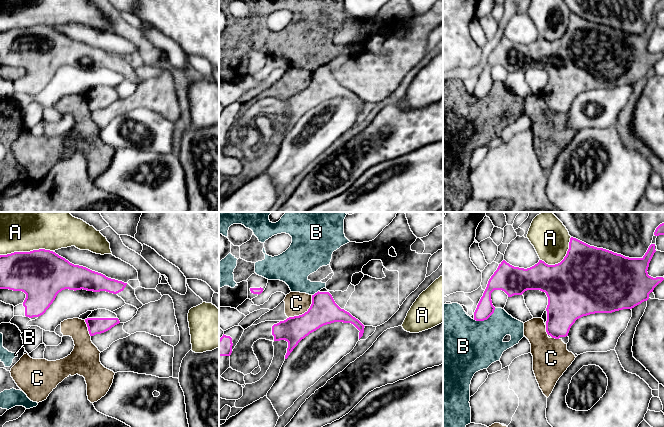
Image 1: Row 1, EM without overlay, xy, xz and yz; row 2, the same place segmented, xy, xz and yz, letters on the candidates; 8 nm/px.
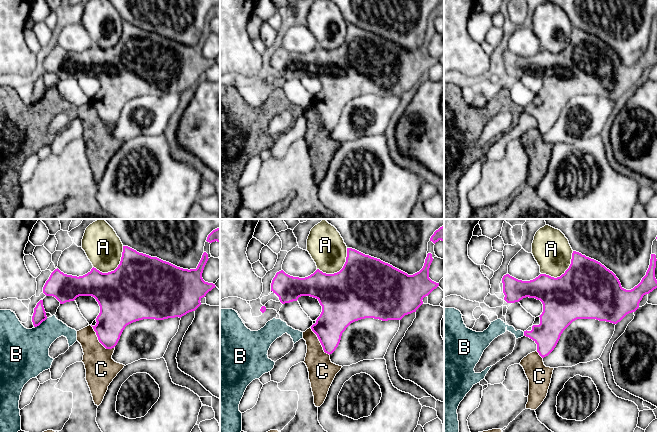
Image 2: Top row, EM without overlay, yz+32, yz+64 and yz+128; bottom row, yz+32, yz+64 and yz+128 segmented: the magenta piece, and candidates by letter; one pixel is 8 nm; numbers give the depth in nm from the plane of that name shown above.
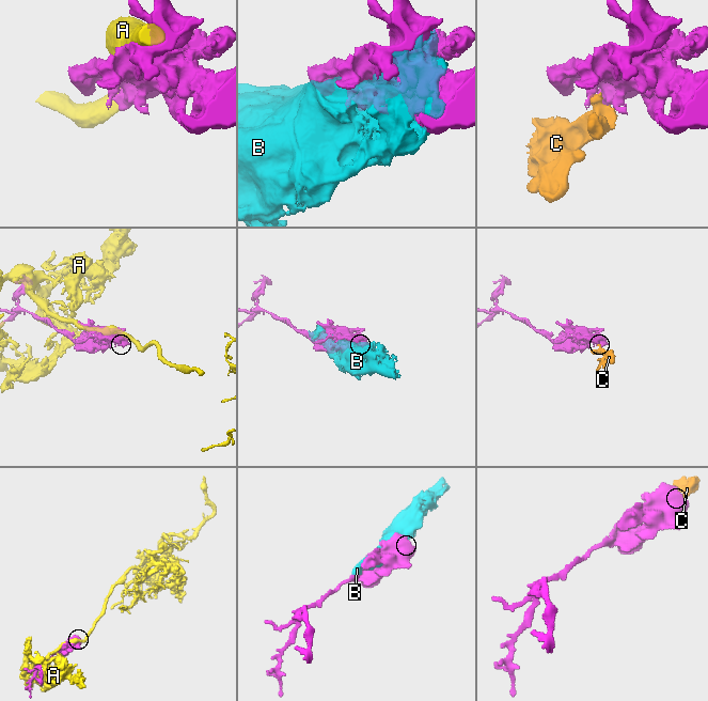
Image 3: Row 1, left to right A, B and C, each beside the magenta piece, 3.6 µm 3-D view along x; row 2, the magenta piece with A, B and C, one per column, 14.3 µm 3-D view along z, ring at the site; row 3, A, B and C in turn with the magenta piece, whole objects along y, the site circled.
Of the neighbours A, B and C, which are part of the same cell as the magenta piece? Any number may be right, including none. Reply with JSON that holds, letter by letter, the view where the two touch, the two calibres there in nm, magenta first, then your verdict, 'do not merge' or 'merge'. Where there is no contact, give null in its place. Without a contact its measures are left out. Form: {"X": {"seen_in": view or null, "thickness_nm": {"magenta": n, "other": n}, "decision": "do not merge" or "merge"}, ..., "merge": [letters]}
{"A": {"seen_in": "xy", "thickness_nm": {"magenta": 400, "other": 220}, "decision": "do not merge"}, "B": {"seen_in": "yz", "thickness_nm": {"magenta": 140, "other": 420}, "decision": "do not merge"}, "C": {"seen_in": "xz", "thickness_nm": {"magenta": 220, "other": 190}, "decision": "do not merge"}, "merge": []}

